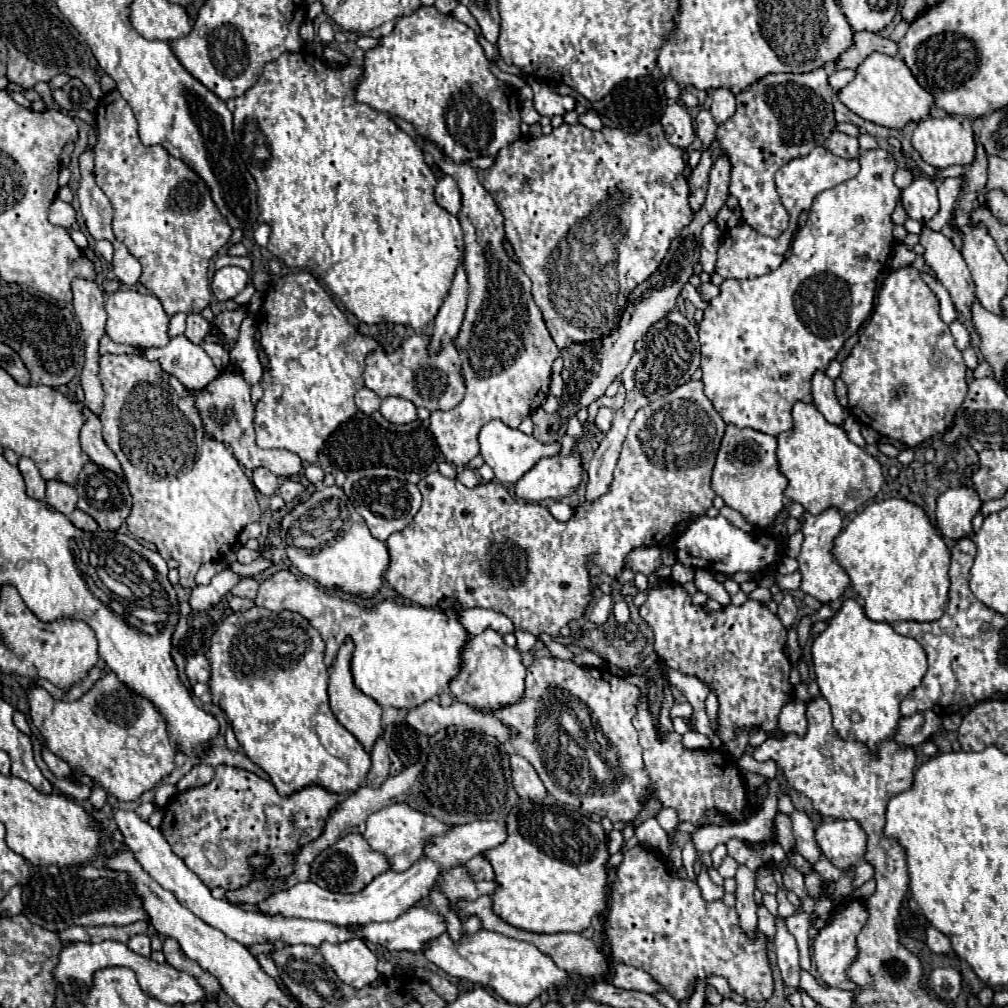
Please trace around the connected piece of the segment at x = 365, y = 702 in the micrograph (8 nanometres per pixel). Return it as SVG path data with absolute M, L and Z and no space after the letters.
M345 643L339 653L337 653L337 661L335 665L329 669L329 703L331 703L331 711L337 717L337 721L357 737L357 741L363 745L363 749L367 753L371 753L377 737L383 733L381 727L381 707L367 697L365 693L361 693L355 685L353 685L353 677L351 677L351 653L353 653L353 645Z

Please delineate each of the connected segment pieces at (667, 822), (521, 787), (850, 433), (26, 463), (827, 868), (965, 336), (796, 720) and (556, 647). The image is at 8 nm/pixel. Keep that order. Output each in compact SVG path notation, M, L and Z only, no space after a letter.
M661 809L657 815L657 823L665 829L665 833L669 835L669 841L673 841L673 835L679 827L679 813L675 813L675 809Z
M511 755L511 775L513 775L513 783L515 783L519 797L541 799L547 795L547 791L545 791L541 779L537 777L535 769L523 757Z
M849 415L845 421L843 421L843 429L845 429L845 433L847 433L847 437L855 443L855 445L859 445L859 447L865 447L865 439L860 432L861 423L853 417L853 415Z
M21 457L17 467L27 483L27 495L33 499L45 499L45 479L39 475L35 463L27 457Z
M821 855L821 859L815 863L815 871L819 871L819 875L821 875L825 881L837 881L837 879L841 879L841 875L845 875L845 871L837 869L835 865L831 865L823 855Z
M953 321L951 325L951 333L953 333L953 337L955 337L955 347L959 349L959 351L963 351L967 345L969 345L969 331L959 323L959 321Z
M791 701L783 707L779 715L779 729L783 733L795 733L803 737L807 733L807 719L805 719L805 703L803 701Z
M541 633L537 639L539 639L539 641L541 641L549 651L551 651L551 655L553 655L553 657L557 657L557 659L567 659L567 661L573 657L573 653L571 653L565 645L557 643L557 641L555 641L555 639L551 639L547 633Z

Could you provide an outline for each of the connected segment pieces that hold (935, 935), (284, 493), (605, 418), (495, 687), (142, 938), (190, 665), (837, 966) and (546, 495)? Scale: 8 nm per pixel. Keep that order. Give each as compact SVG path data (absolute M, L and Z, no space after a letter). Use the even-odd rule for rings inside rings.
M927 927L927 947L933 953L943 953L943 955L951 953L951 941L935 927Z
M289 477L289 479L285 479L283 483L281 483L281 487L279 487L279 495L287 501L287 503L291 503L291 501L295 501L301 493L305 491L305 487L295 479L295 477Z
M599 407L599 413L595 417L595 425L601 433L607 433L609 427L611 427L611 419L613 419L613 409L607 409L607 407Z
M485 629L481 635L469 635L461 649L461 667L457 677L449 683L451 693L461 701L475 709L497 709L501 705L517 703L525 689L525 665L521 663L521 655L517 649L505 645L503 637Z
M133 935L127 943L127 947L143 957L149 957L151 955L151 945L149 945L149 937L147 935Z
M197 655L197 657L191 657L185 665L185 675L189 681L195 681L195 683L207 683L209 681L209 661L205 659L205 655Z
M849 901L843 905L837 905L833 911L831 921L819 931L817 939L815 939L815 965L817 971L821 973L821 979L829 985L829 987L837 987L837 989L855 989L855 985L847 979L845 971L847 967L853 963L853 959L857 957L857 945L855 939L859 935L859 931L863 929L865 921L867 921L869 913L865 909L865 903L861 901Z
M577 447L569 457L545 457L515 483L515 495L523 501L561 499L581 483Z

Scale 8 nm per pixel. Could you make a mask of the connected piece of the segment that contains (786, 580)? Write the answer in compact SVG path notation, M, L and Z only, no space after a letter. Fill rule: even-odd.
M797 571L797 573L793 573L793 575L777 575L777 577L775 577L775 583L777 583L777 585L779 585L779 589L783 589L783 591L799 589L799 581L801 581L799 571Z

